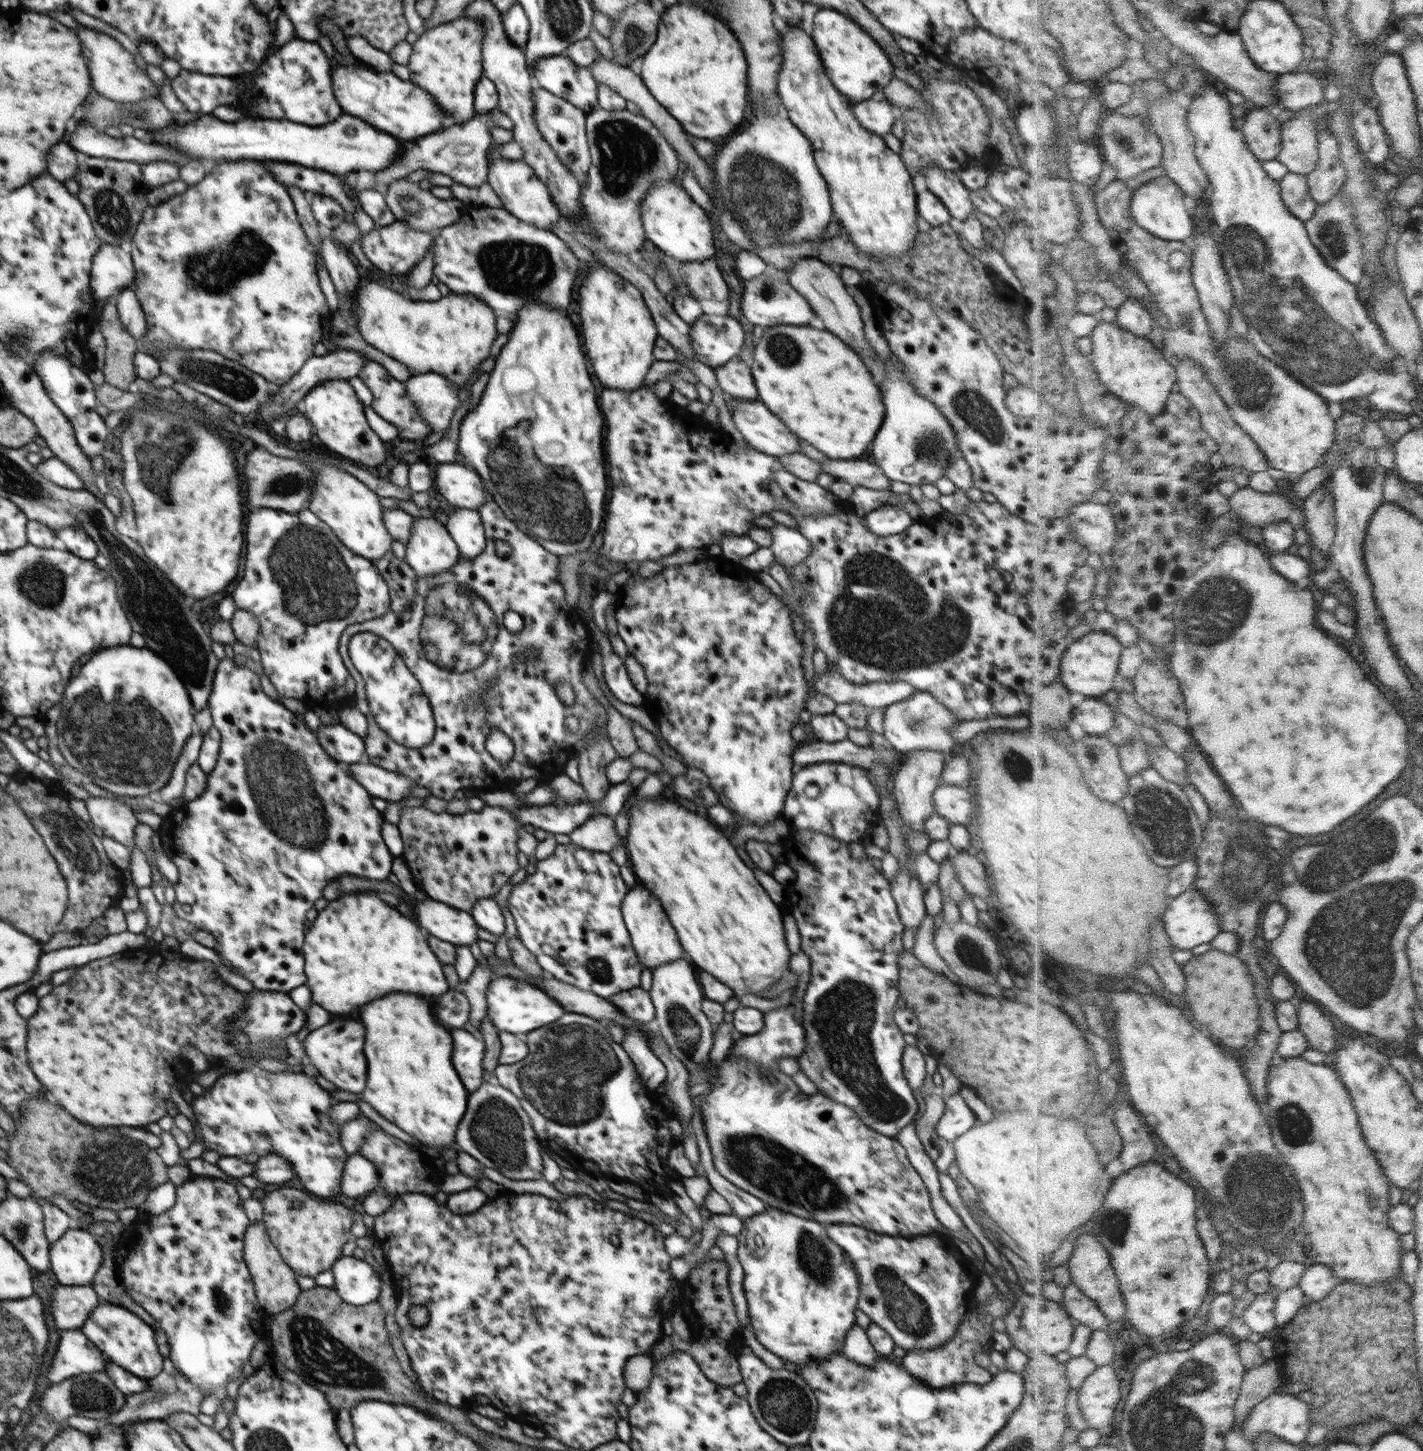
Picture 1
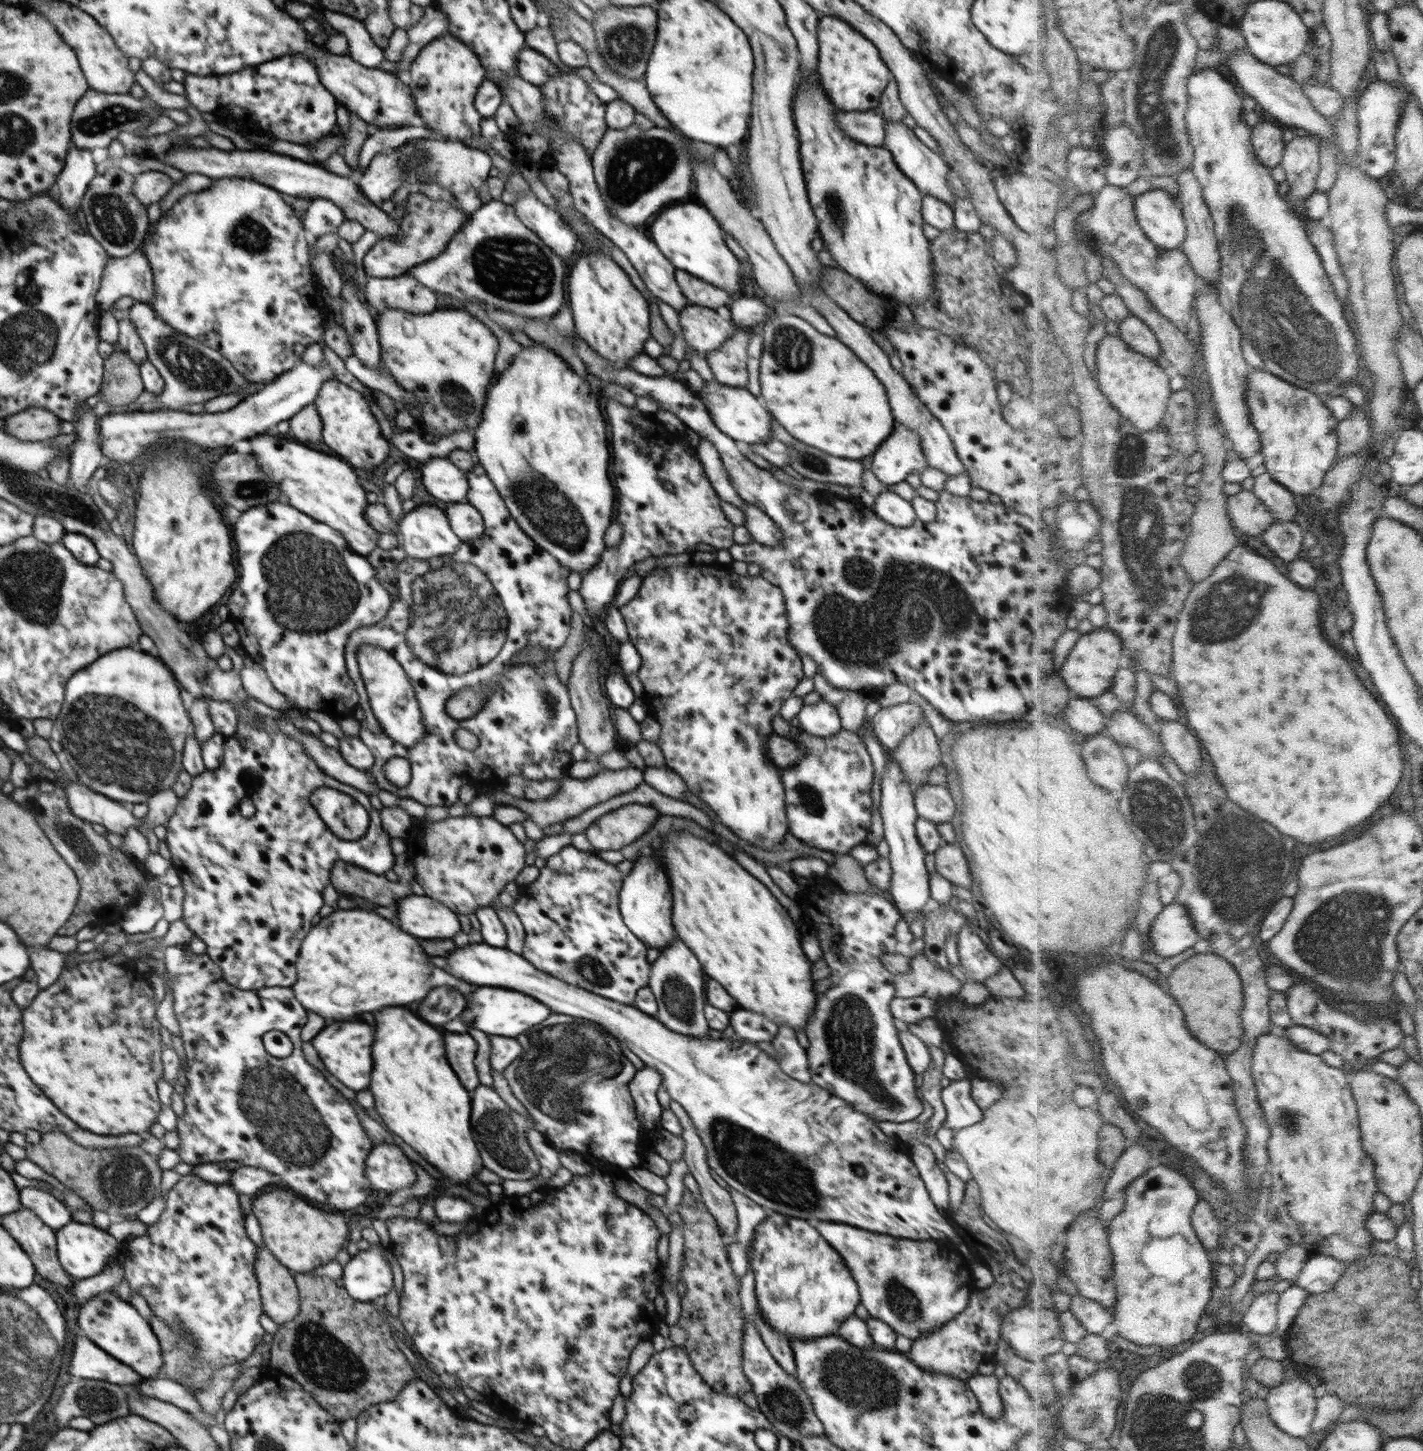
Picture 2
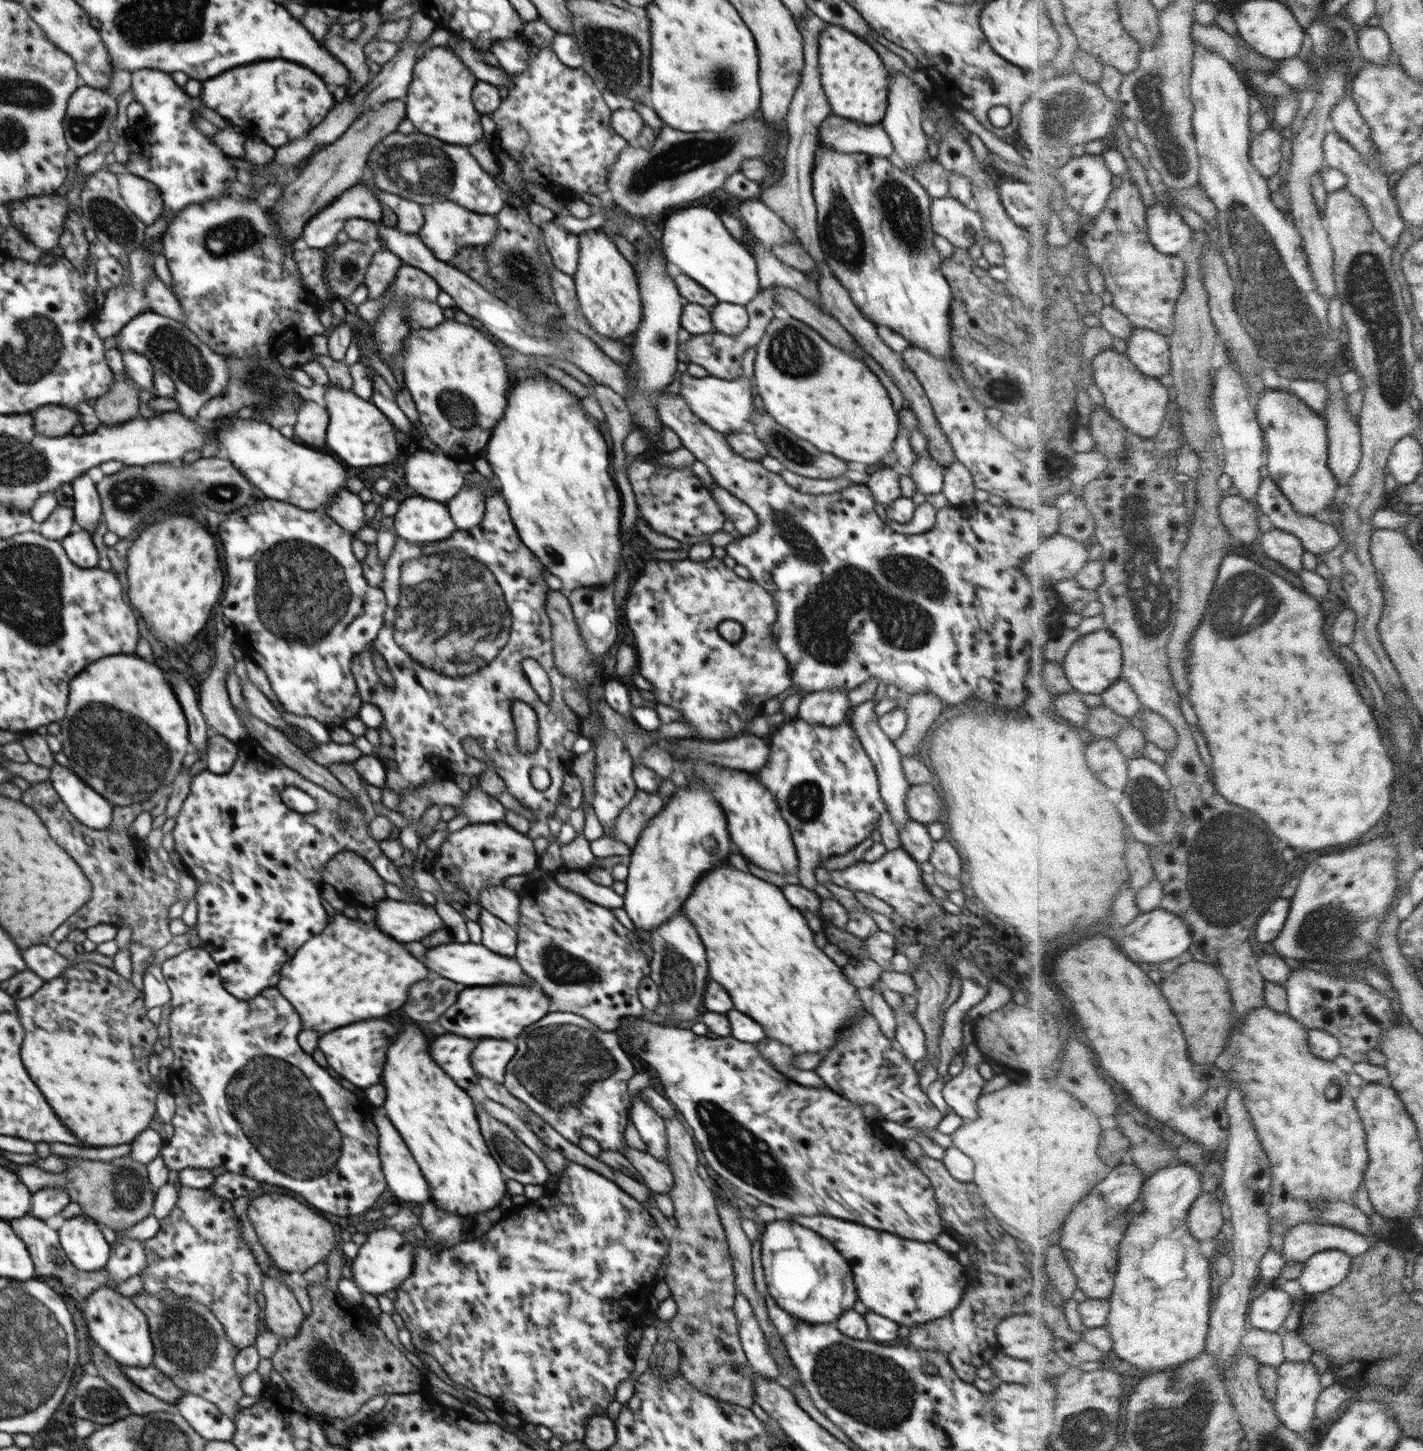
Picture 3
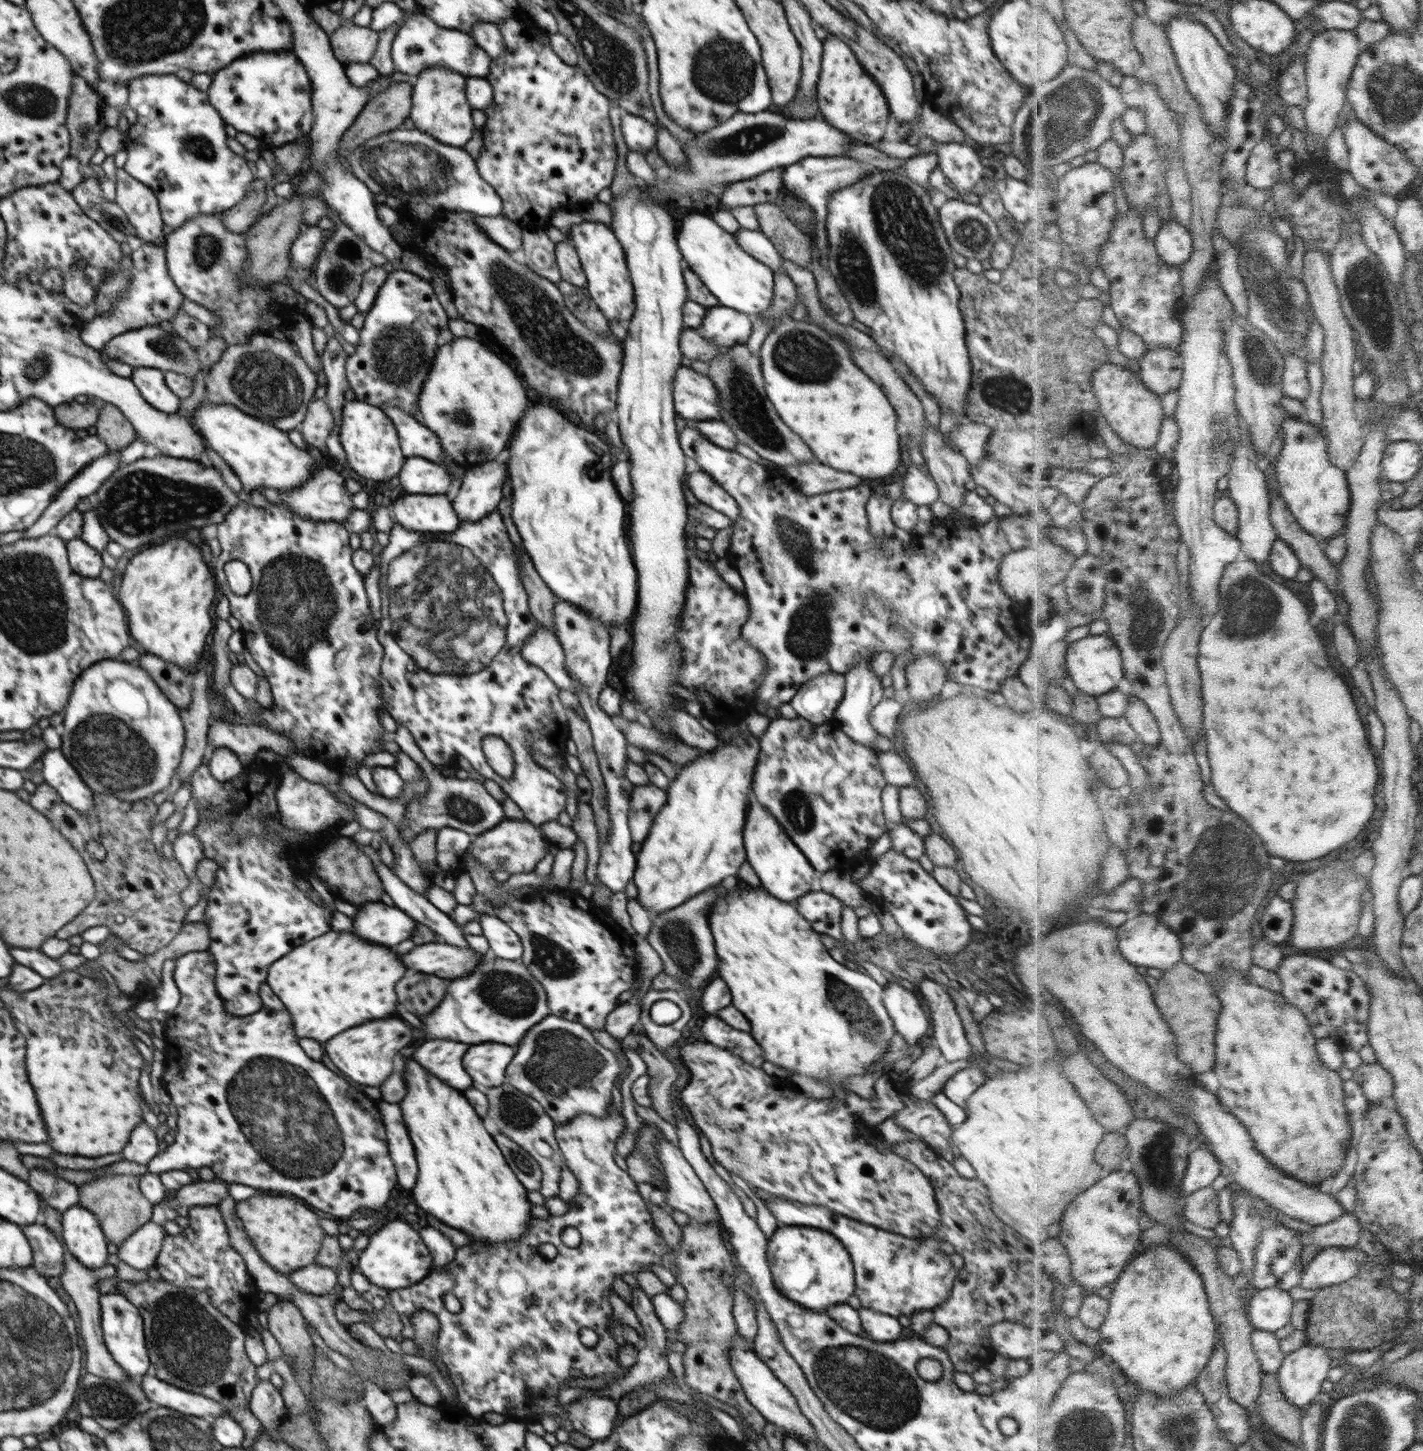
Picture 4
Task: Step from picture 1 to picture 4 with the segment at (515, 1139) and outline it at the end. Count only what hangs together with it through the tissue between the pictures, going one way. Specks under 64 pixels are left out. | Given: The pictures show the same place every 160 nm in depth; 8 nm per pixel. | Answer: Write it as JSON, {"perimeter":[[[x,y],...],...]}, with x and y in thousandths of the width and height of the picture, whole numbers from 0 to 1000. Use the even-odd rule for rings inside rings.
{"perimeter":[[[351,781],[346,783],[348,784],[354,798],[359,804],[360,808],[363,809],[363,812],[367,815],[367,817],[370,821],[379,821],[382,808],[377,799],[356,783]]]}

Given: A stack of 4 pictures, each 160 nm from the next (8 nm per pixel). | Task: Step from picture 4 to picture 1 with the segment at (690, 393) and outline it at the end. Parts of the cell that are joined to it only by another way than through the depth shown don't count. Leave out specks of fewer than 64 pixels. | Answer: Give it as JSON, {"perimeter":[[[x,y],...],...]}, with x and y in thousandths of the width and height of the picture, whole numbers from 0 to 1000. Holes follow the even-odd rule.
{"perimeter":[[[517,275],[517,276],[517,280],[514,284],[514,289],[526,307],[544,315],[562,312],[562,302],[557,300],[555,296],[552,295],[551,291],[542,283],[540,283],[535,276],[524,276],[520,275]]]}

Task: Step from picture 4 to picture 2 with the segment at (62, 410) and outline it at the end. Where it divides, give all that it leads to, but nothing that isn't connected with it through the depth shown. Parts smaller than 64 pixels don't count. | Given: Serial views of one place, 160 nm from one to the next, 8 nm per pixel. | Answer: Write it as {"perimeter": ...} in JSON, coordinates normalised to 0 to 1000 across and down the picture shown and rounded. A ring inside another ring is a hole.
{"perimeter":[[[21,280],[3,288],[6,299],[16,304],[34,304],[43,299],[43,288],[32,282]]]}

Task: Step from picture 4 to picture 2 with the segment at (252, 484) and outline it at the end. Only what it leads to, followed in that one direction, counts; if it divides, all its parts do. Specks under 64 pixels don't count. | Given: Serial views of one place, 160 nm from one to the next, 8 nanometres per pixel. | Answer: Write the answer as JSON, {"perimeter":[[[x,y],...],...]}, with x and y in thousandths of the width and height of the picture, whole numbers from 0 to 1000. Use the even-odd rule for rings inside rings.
{"perimeter":[[[188,298],[176,300],[175,305],[177,307],[176,312],[186,327],[201,340],[203,349],[235,364],[251,382],[257,384],[265,377],[267,367],[257,359],[257,350],[260,347],[257,343],[258,339],[254,336],[254,328],[249,325],[250,323],[238,314],[225,310],[222,312],[221,309],[208,306],[204,302],[198,303]]]}

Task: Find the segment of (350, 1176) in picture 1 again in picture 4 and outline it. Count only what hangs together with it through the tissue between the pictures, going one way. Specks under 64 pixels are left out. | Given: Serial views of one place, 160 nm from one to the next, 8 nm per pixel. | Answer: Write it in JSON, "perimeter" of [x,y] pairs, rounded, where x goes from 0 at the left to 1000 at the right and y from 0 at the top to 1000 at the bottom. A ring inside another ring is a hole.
{"perimeter":[[[268,758],[264,759],[264,763],[271,778],[273,795],[278,804],[280,818],[283,821],[290,822],[294,813],[294,805],[292,791],[284,773],[283,763],[280,760]]]}

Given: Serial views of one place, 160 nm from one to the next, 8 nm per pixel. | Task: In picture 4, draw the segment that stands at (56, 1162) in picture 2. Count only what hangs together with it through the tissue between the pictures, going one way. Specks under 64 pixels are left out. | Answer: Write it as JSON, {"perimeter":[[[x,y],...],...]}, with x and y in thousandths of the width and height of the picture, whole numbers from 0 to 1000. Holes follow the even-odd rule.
{"perimeter":[[[93,810],[73,810],[55,817],[55,831],[60,833],[67,838],[75,857],[84,859],[101,844],[106,841],[108,828],[98,821],[98,811]]]}

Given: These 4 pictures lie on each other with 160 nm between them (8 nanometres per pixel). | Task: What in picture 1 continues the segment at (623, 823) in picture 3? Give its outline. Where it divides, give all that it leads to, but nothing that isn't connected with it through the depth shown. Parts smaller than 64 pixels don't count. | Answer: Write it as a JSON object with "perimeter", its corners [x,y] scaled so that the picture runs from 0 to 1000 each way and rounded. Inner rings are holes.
{"perimeter":[[[425,562],[415,563],[400,576],[403,583],[422,588],[428,589],[436,581],[431,566]]]}

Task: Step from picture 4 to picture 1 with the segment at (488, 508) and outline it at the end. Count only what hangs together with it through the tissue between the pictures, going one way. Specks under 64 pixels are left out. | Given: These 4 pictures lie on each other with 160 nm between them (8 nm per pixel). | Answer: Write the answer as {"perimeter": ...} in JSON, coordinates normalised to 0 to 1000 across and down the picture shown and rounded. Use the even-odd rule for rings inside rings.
{"perimeter":[[[320,350],[313,363],[322,376],[324,384],[332,385],[339,382],[342,376],[341,364],[335,351]]]}

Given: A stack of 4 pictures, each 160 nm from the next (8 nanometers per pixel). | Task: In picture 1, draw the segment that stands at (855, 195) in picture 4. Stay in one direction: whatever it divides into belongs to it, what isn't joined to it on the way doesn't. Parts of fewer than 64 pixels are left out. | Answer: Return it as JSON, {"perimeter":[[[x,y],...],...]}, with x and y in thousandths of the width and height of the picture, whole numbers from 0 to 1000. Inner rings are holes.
{"perimeter":[[[546,17],[549,22],[550,45],[546,54],[546,63],[552,76],[558,87],[569,97],[572,110],[576,120],[579,122],[583,133],[583,139],[586,150],[590,154],[592,161],[597,163],[597,166],[604,174],[609,174],[618,180],[632,178],[642,170],[645,161],[644,154],[644,131],[642,128],[637,114],[621,98],[621,94],[610,91],[604,87],[604,83],[598,76],[599,72],[586,61],[580,51],[578,41],[574,35],[571,26],[562,17]]]}

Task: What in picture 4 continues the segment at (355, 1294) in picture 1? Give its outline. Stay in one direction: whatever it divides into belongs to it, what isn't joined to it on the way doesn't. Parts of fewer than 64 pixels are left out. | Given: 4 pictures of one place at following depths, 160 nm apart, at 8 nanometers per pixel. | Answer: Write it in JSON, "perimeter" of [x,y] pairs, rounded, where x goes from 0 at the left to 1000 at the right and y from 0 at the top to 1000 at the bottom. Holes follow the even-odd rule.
{"perimeter":[[[277,841],[268,848],[265,845],[259,849],[259,859],[250,864],[248,874],[256,878],[261,885],[275,890],[296,884],[304,874],[304,867],[291,843]]]}

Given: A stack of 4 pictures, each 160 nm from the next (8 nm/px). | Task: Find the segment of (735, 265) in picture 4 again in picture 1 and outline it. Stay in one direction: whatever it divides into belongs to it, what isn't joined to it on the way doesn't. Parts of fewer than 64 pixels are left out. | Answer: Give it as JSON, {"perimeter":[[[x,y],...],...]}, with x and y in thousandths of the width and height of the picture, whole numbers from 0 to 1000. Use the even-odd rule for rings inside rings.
{"perimeter":[[[478,123],[460,125],[452,136],[450,143],[454,165],[465,174],[467,178],[472,178],[478,182],[502,178],[503,170],[500,152],[496,145],[482,133]]]}

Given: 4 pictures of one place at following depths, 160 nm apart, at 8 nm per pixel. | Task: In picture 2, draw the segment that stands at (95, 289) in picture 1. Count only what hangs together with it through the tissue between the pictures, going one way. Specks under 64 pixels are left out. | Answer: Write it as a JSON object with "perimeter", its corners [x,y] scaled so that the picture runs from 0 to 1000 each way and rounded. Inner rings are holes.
{"perimeter":[[[96,172],[87,178],[77,178],[79,181],[76,179],[73,184],[67,205],[71,214],[79,214],[79,210],[88,204],[103,210],[107,207],[110,203],[108,190],[100,172]]]}

